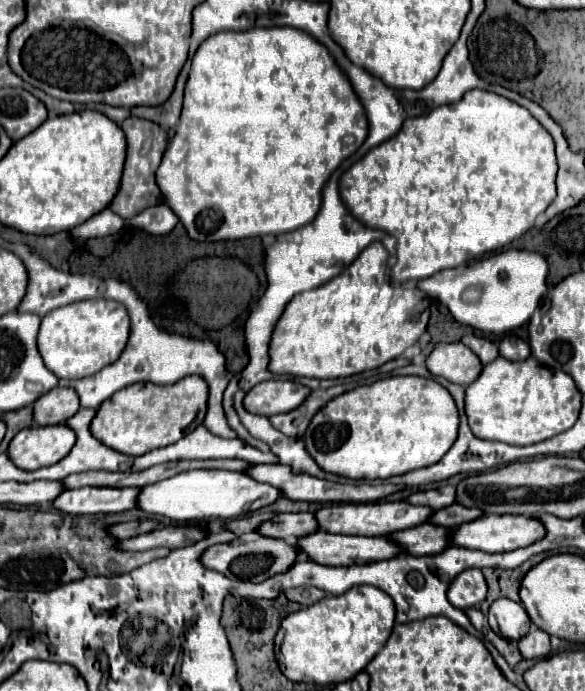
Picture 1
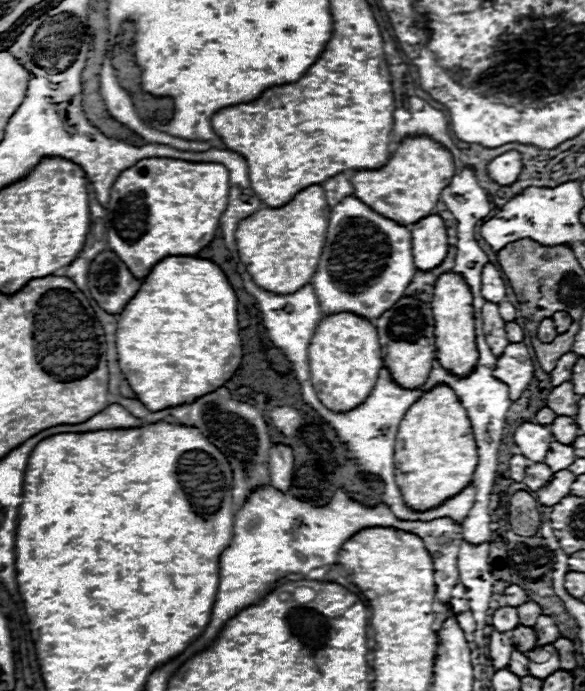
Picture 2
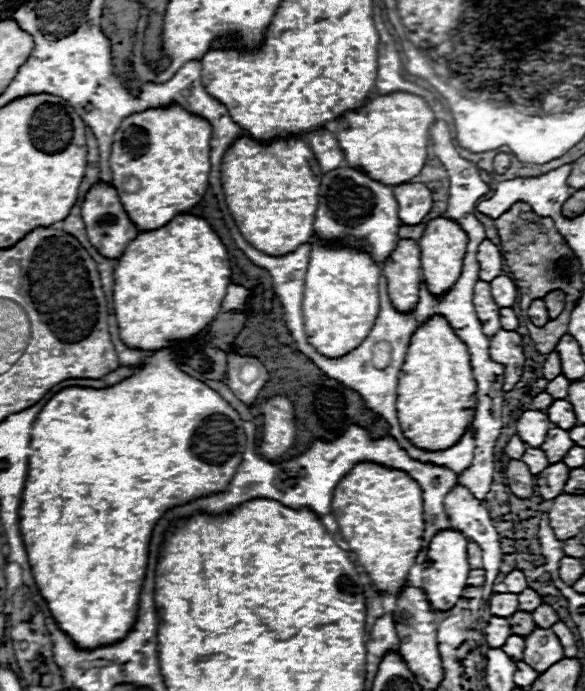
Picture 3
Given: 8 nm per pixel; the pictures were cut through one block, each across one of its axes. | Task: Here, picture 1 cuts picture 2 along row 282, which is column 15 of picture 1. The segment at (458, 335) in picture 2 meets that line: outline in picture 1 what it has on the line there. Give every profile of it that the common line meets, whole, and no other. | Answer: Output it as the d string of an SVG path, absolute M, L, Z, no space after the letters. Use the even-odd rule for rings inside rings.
M66 424L56 426L28 426L20 430L10 446L8 456L14 466L22 470L38 470L60 462L76 442L74 432Z

